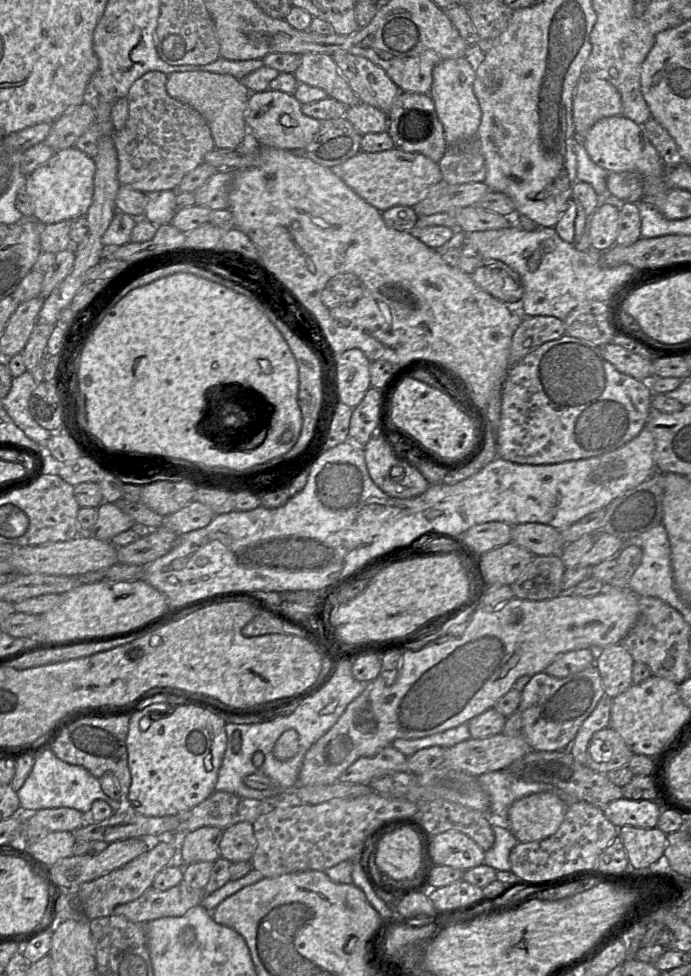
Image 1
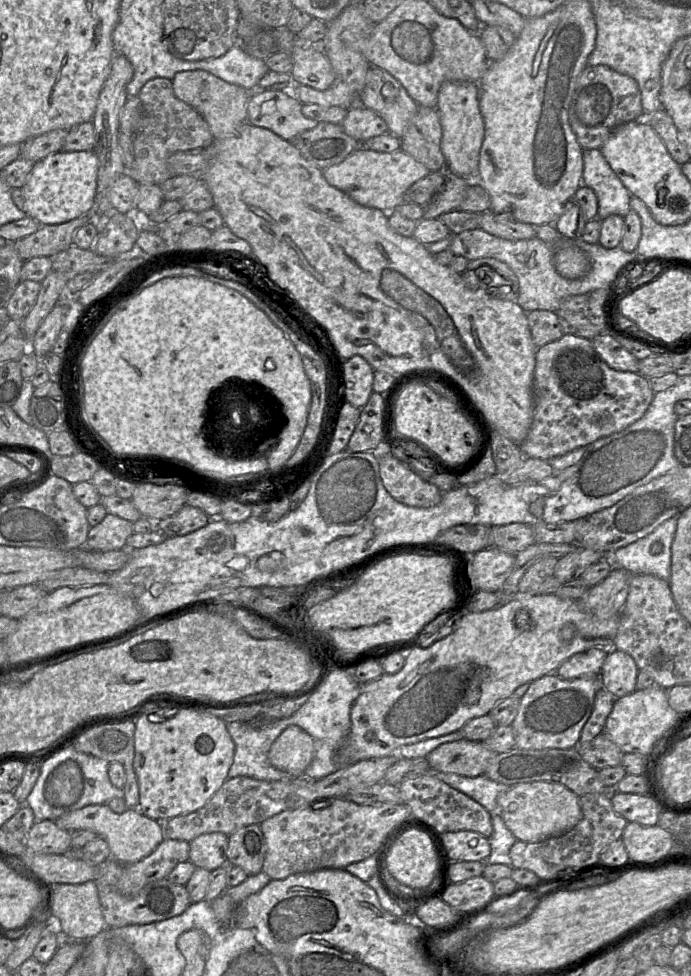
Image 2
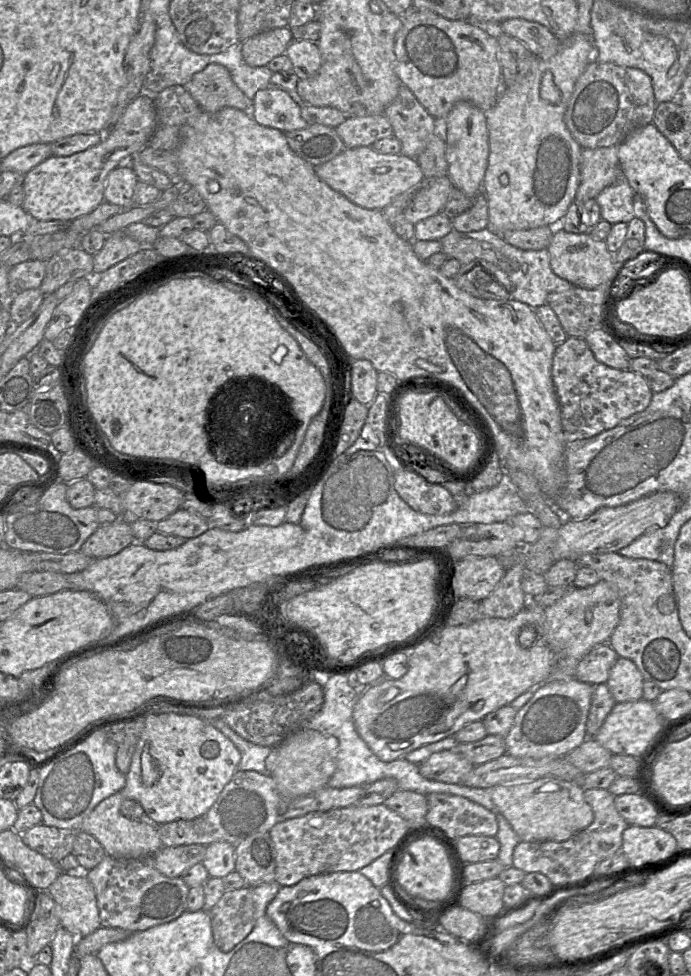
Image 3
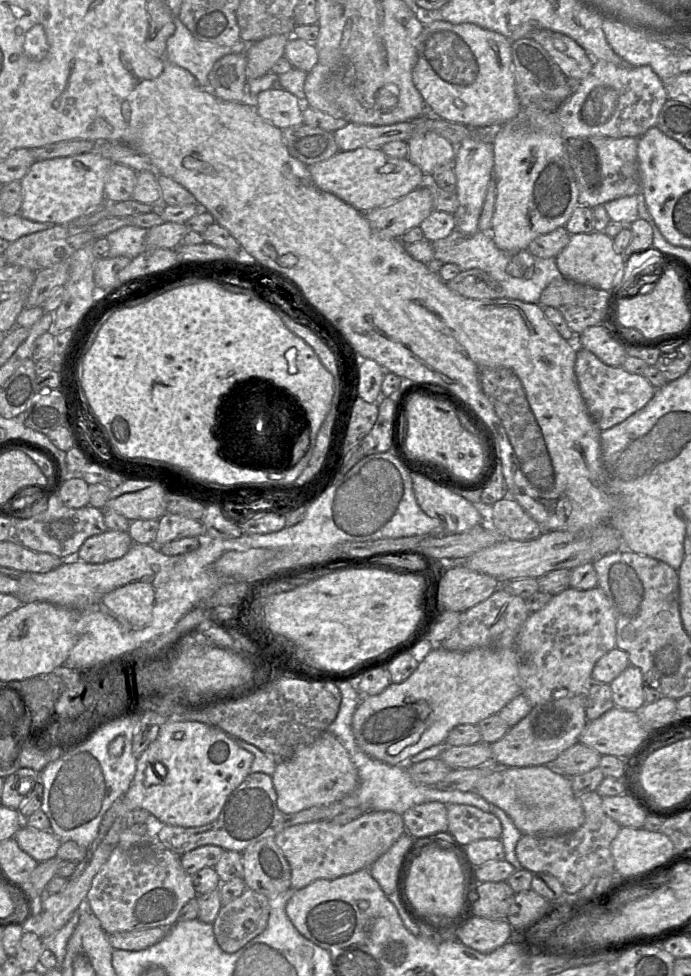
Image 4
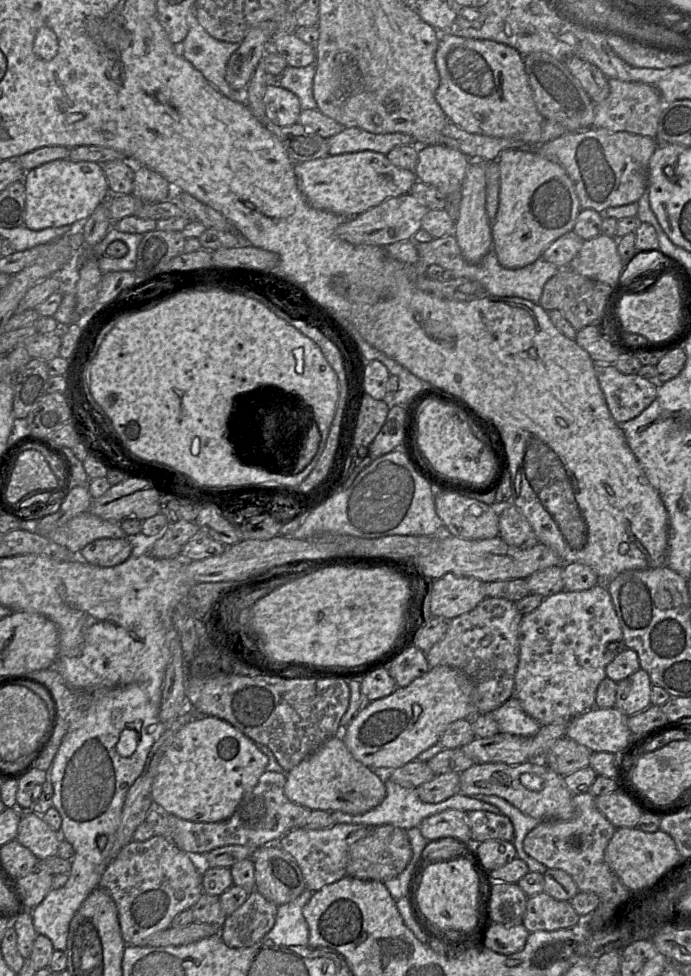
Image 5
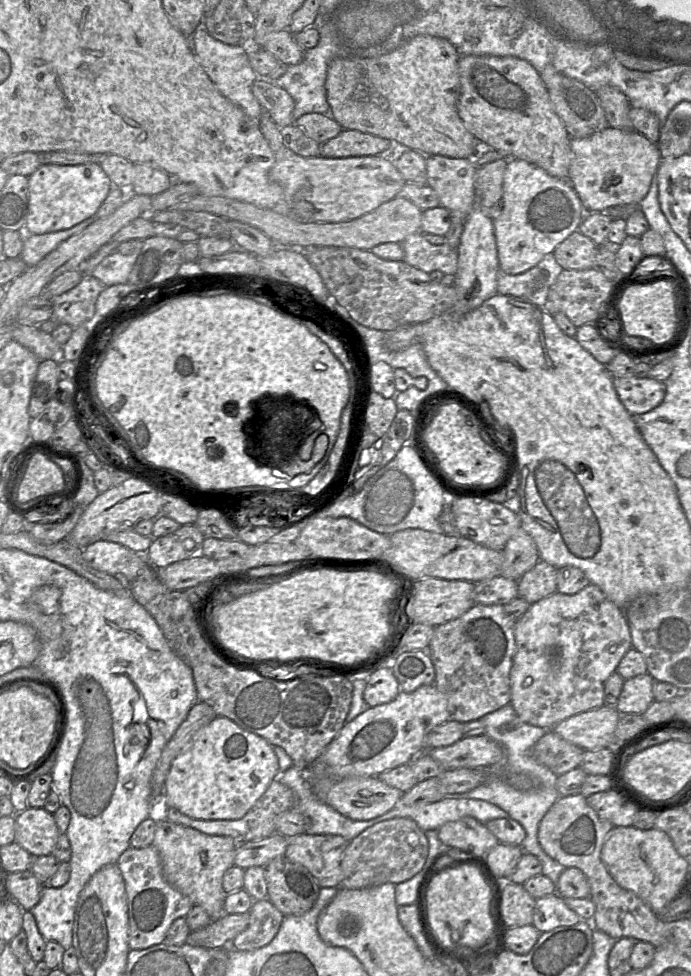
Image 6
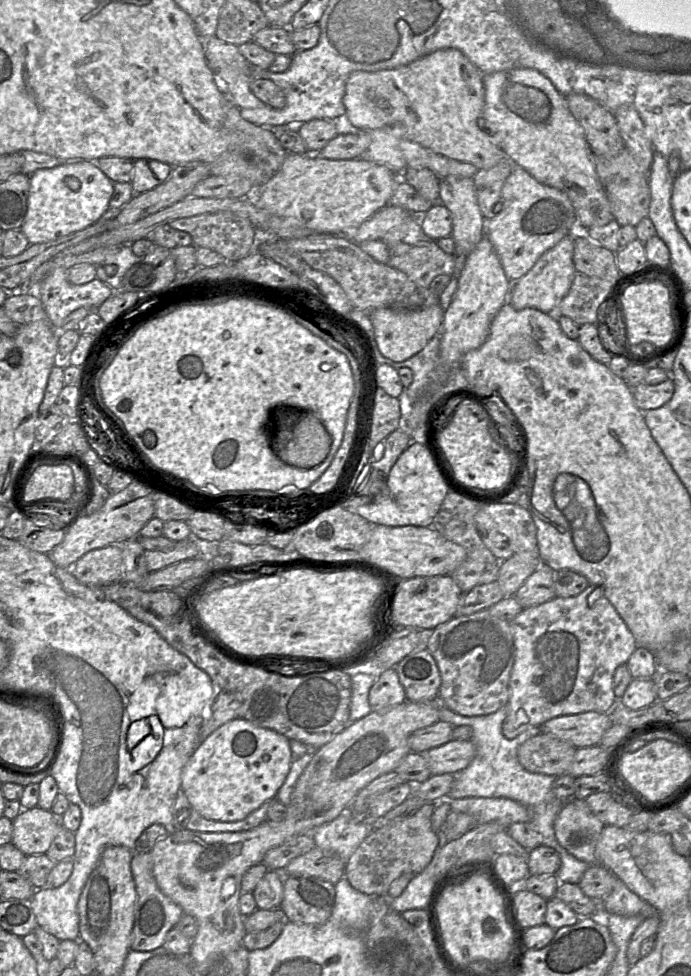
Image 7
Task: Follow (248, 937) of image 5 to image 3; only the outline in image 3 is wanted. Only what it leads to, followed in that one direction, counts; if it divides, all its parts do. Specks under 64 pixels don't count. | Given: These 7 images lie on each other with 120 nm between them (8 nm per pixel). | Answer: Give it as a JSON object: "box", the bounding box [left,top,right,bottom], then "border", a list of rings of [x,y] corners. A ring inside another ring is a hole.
{"box":[209,886,255,952],"border":[[[245,886],[225,891],[209,912],[214,942],[223,952],[231,951],[255,926],[255,905],[251,888]]]}

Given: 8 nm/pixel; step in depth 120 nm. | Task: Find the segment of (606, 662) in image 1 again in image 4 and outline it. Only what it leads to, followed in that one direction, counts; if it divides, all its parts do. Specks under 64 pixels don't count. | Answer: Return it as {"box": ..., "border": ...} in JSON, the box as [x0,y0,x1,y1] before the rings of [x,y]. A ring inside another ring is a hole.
{"box":[609,665,646,711],"border":[[[629,665],[609,686],[616,707],[640,711],[646,704],[643,691],[643,674],[638,667]]]}

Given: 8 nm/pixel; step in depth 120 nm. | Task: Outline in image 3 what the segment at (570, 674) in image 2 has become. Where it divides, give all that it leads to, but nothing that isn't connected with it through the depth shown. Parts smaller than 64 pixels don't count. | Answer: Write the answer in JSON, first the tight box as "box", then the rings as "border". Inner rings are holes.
{"box":[574,643,618,685],"border":[[[609,643],[600,644],[580,660],[574,678],[591,685],[606,683],[609,671],[618,658]]]}

